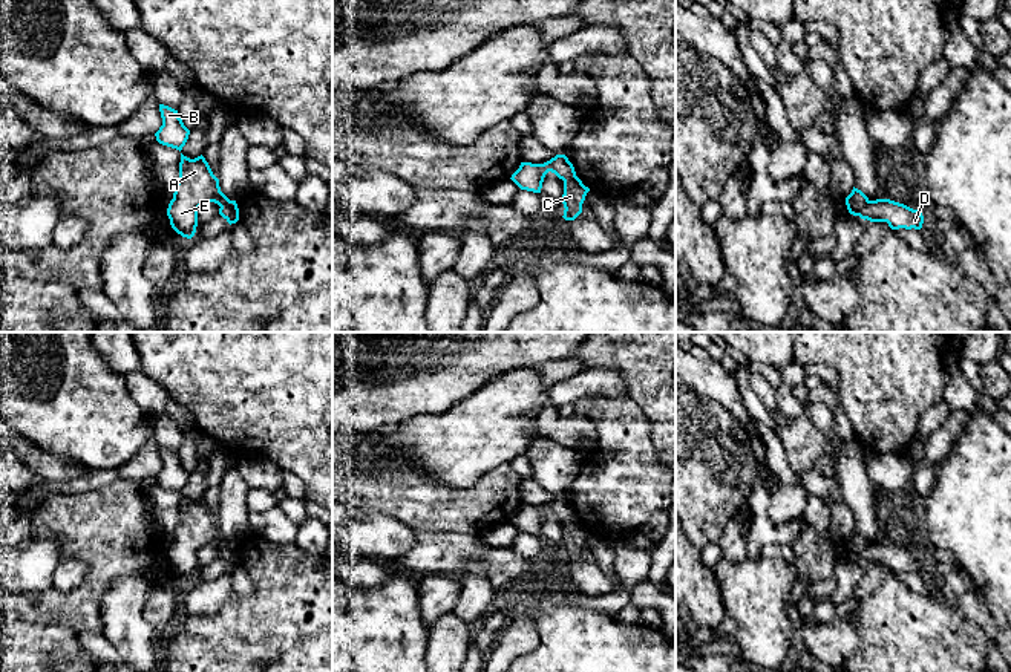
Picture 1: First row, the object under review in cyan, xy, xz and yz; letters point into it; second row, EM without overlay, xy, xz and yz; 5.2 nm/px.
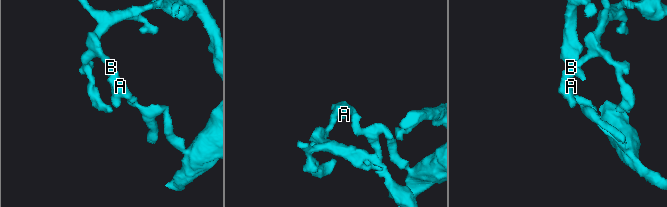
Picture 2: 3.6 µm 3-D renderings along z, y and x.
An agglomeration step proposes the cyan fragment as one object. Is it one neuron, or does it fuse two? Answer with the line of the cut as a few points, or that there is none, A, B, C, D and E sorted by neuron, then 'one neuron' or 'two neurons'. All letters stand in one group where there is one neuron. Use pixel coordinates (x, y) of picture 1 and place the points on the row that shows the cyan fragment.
cut yz (869, 201), (857, 215); groups A B E / C D; two neurons

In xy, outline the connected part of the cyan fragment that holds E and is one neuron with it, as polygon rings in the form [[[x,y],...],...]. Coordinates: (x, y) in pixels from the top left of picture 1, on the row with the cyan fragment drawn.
[[[181,153],[179,179],[167,208],[172,228],[191,239],[198,227],[198,210],[205,202],[222,207],[230,199],[221,191],[219,179],[202,155],[190,159]]]

